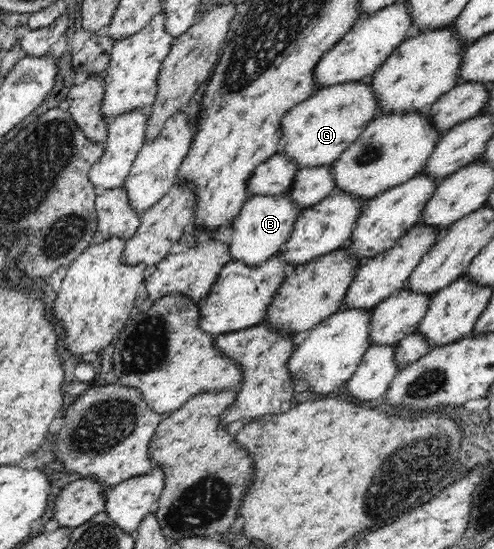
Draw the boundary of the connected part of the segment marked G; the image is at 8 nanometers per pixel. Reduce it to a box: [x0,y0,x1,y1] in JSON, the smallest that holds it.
[281,78,380,167]

